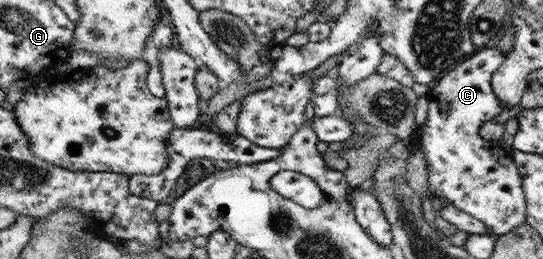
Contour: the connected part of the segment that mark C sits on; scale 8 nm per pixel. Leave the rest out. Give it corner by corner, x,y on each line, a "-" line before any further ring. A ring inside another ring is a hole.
493,44
481,48
464,62
458,64
444,77
428,95
428,117
426,123
416,128
416,147
422,151
428,164
428,188
432,197
451,203
456,208
484,222
488,234
497,236
510,232
526,222
526,198
522,190
522,179
518,167
512,159
512,151
507,152
496,142
480,137
478,130
488,120
498,116
504,105
496,97
491,85
491,76
504,63
506,54
497,50

